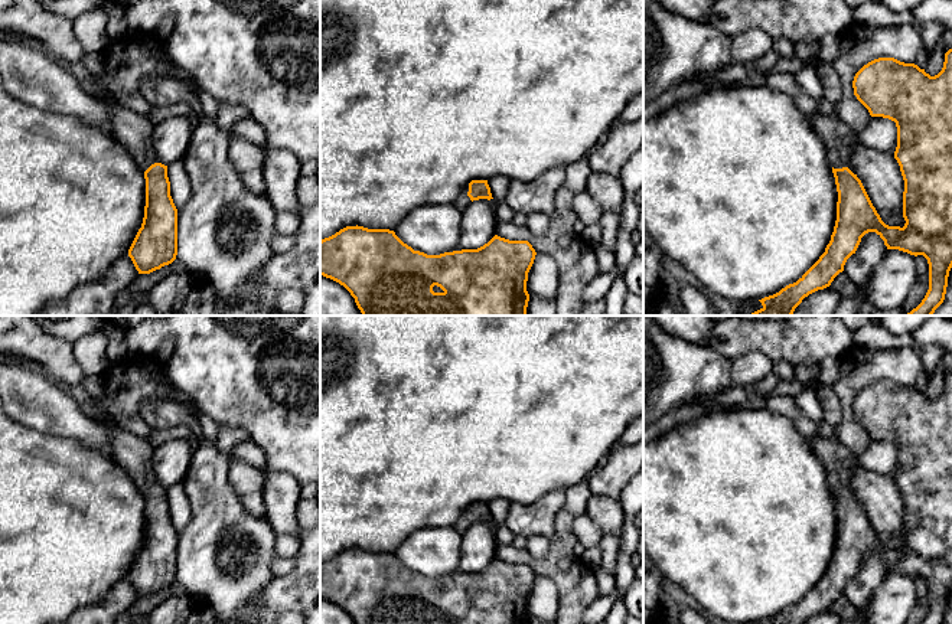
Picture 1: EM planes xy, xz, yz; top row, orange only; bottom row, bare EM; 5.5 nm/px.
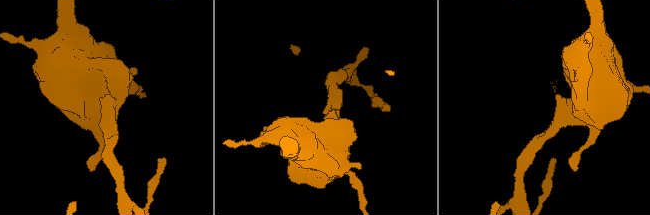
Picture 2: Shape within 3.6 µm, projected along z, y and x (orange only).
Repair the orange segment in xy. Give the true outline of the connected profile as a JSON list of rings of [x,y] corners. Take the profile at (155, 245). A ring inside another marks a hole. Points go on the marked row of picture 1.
[[[115,102],[111,125],[117,140],[144,173],[144,218],[128,257],[138,274],[150,274],[172,264],[177,255],[177,209],[170,196],[167,166],[162,164],[154,153],[147,117]]]

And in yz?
[[[952,49],[945,53],[943,68],[935,76],[914,63],[878,58],[855,73],[852,88],[854,95],[871,117],[883,117],[896,122],[894,159],[904,180],[903,218],[906,223],[900,228],[889,226],[881,220],[861,180],[851,169],[855,135],[839,118],[816,111],[812,124],[827,146],[838,192],[834,232],[819,259],[796,282],[759,300],[763,307],[750,316],[792,316],[805,297],[831,285],[834,278],[844,271],[847,259],[855,254],[861,238],[868,232],[876,232],[887,249],[899,249],[914,257],[923,255],[927,259],[929,290],[922,303],[904,316],[932,316],[945,300],[952,268]]]

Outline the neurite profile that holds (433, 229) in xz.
[[[431,203],[410,212],[392,231],[413,249],[440,255],[459,249],[462,219],[456,203]]]

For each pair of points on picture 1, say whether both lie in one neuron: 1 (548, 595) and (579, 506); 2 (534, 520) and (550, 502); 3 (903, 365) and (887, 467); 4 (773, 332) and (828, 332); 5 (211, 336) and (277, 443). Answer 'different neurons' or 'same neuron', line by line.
1: different neurons
2: same neuron
3: different neurons
4: same neuron
5: same neuron

